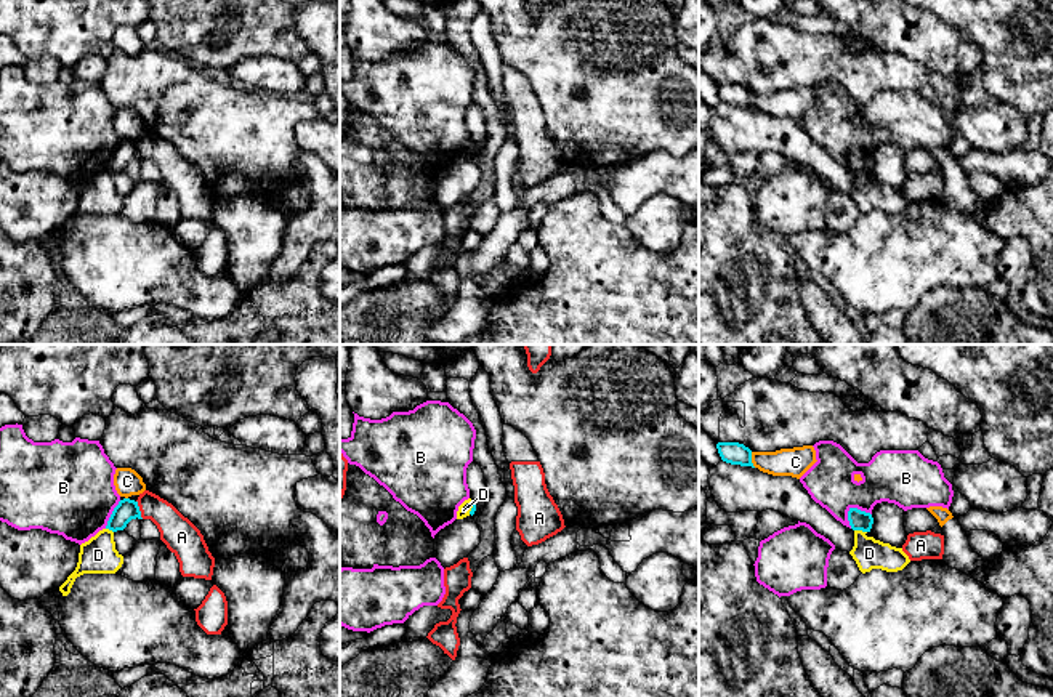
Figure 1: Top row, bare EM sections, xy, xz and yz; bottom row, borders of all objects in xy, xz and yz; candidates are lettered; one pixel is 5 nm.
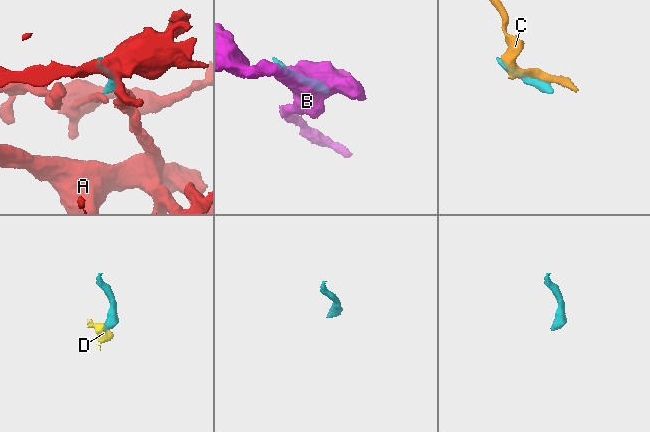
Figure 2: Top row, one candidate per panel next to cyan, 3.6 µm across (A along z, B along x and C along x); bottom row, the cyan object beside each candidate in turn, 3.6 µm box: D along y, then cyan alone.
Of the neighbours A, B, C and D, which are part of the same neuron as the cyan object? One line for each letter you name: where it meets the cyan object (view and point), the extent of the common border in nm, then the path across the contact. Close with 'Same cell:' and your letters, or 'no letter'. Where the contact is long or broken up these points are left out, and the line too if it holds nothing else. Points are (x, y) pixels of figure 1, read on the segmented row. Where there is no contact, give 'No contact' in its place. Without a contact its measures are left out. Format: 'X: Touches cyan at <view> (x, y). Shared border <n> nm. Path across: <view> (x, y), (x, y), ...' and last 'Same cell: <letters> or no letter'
D: Touches cyan at yz (861, 529). Shared border 70 nm. Path across: yz (858, 519), (861, 529), (861, 542), (869, 553)
Same cell: D

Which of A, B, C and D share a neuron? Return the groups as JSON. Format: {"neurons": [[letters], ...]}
{"neurons": [["A"], ["B"], ["C"], ["D"]]}

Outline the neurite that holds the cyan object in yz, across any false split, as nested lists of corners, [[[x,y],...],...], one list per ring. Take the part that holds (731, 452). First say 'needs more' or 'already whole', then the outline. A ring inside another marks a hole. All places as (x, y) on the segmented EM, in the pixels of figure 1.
already whole; [[[718,442],[718,453],[723,461],[740,466],[753,466],[752,463],[752,450],[739,442]]]

